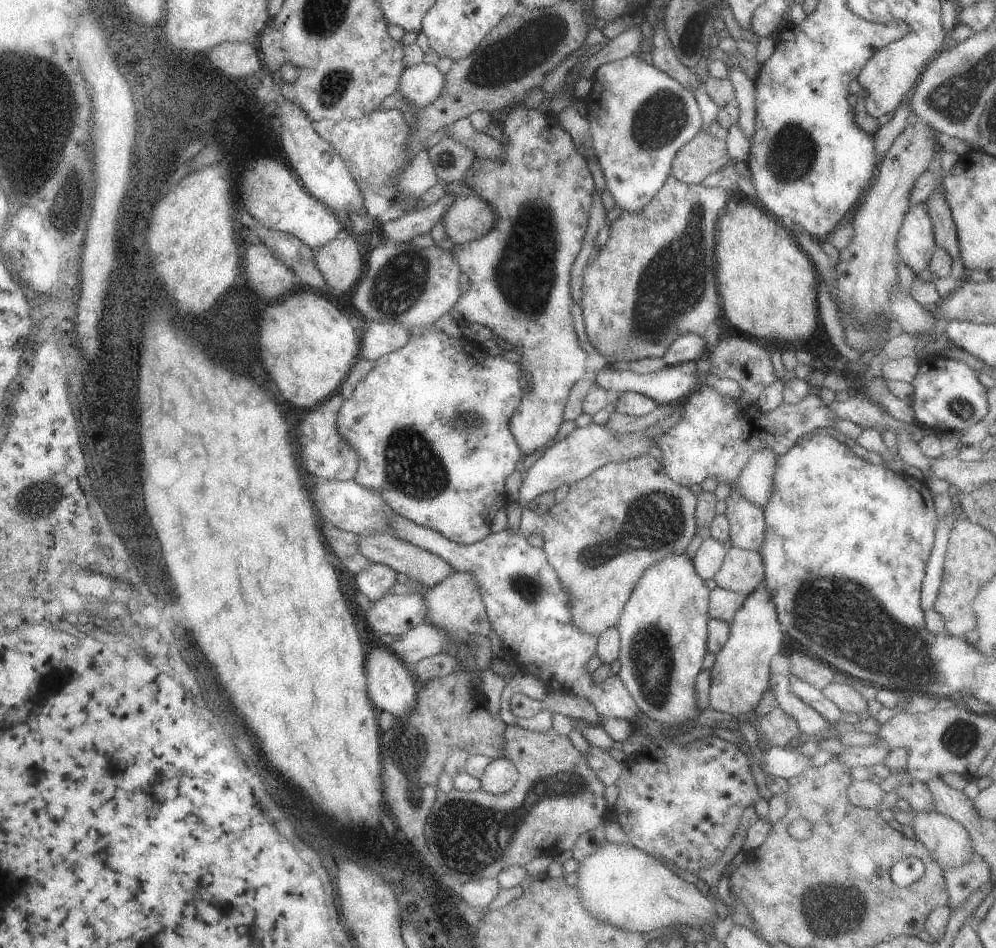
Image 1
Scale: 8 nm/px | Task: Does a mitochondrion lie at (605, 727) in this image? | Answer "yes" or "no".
no

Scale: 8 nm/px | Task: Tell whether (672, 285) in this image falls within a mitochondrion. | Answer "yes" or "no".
yes

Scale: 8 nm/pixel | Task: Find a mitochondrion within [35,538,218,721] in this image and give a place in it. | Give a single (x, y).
(87, 603)

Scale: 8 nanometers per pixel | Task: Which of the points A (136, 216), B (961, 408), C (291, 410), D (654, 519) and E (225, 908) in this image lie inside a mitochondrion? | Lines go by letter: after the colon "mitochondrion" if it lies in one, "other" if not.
A: other
B: mitochondrion
C: other
D: mitochondrion
E: other

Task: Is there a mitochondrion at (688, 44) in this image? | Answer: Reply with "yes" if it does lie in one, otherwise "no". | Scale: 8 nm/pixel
yes

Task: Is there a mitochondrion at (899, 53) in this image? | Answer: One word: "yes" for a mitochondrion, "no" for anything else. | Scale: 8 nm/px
no

